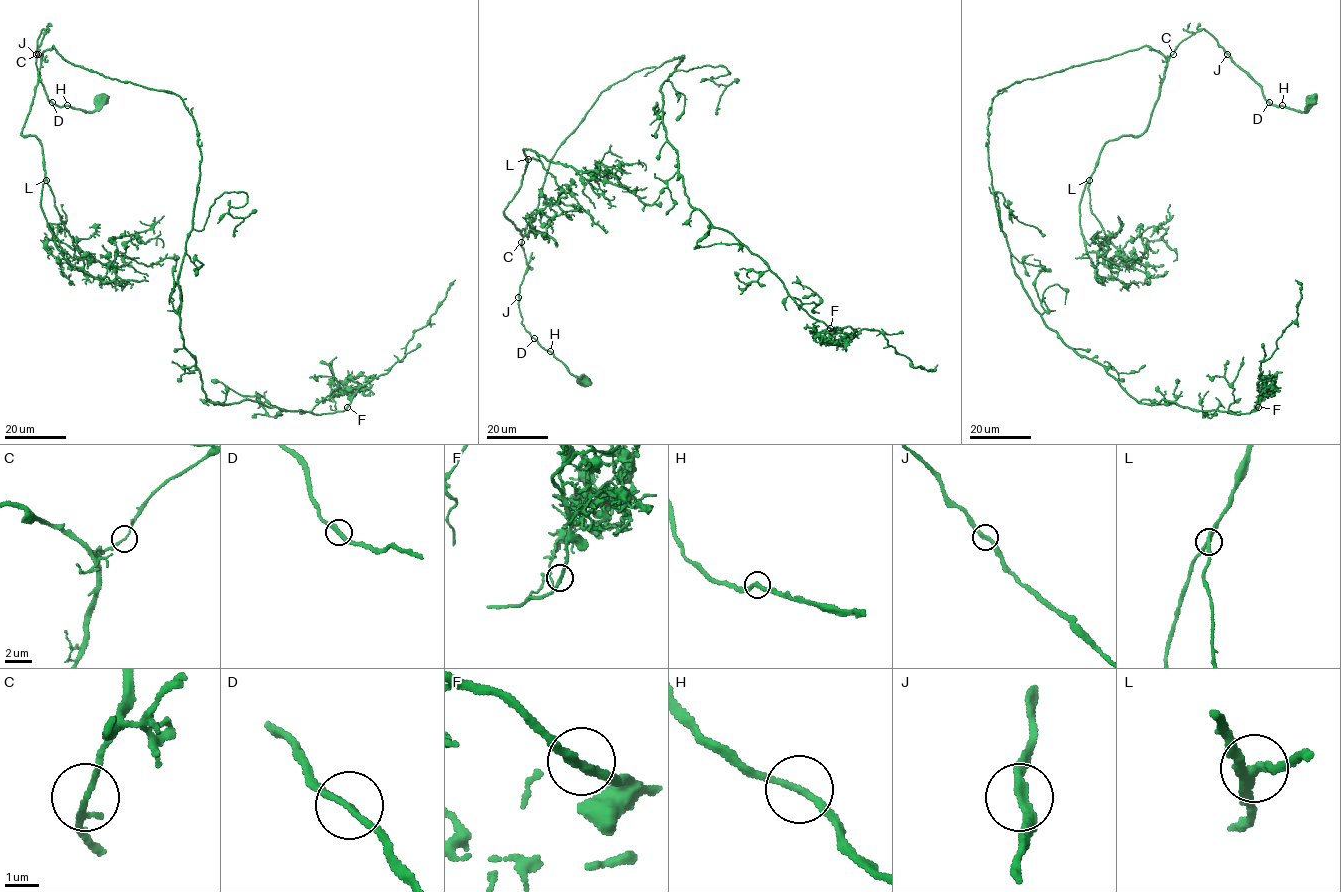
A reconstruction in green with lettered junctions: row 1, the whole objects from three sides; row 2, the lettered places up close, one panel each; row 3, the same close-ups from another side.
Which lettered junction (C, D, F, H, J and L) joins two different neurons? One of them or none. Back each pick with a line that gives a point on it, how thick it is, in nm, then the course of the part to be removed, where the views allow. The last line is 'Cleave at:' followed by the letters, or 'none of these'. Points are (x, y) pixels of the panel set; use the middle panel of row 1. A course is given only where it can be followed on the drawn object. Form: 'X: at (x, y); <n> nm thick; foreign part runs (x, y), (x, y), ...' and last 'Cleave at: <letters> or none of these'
Cleave at: none of these

